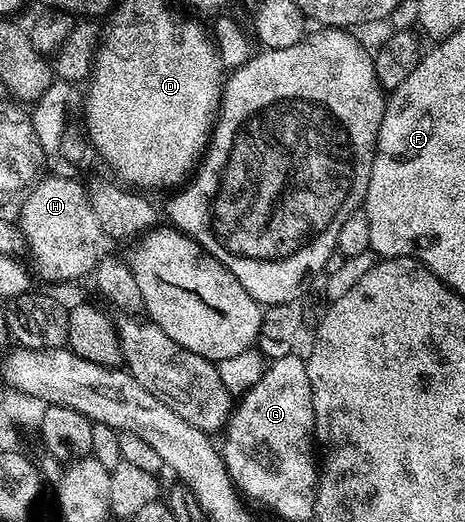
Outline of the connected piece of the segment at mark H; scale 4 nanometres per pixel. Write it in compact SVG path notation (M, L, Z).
M48 174L26 192L27 200L19 211L17 226L23 235L26 254L31 254L30 270L36 280L67 283L92 274L101 258L99 242L105 236L87 200L87 188L78 178L66 179Z

